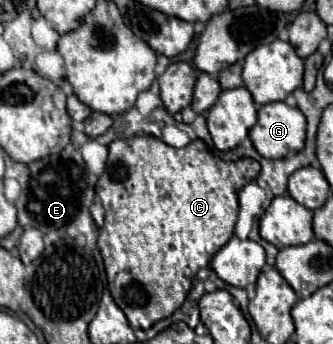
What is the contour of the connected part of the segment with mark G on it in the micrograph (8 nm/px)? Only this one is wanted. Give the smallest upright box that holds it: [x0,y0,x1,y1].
[249,101,305,159]

